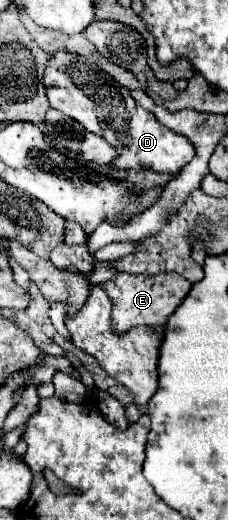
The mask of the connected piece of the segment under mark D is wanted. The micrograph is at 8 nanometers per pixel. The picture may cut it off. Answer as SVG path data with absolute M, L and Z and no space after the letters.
M56 51L50 55L42 81L52 109L78 121L118 149L118 157L114 159L116 167L146 167L160 173L176 173L190 163L194 151L192 143L184 139L184 135L164 127L156 117L150 117L150 111L132 99L128 87L120 85L100 69L90 69L86 59L80 55L68 51Z

